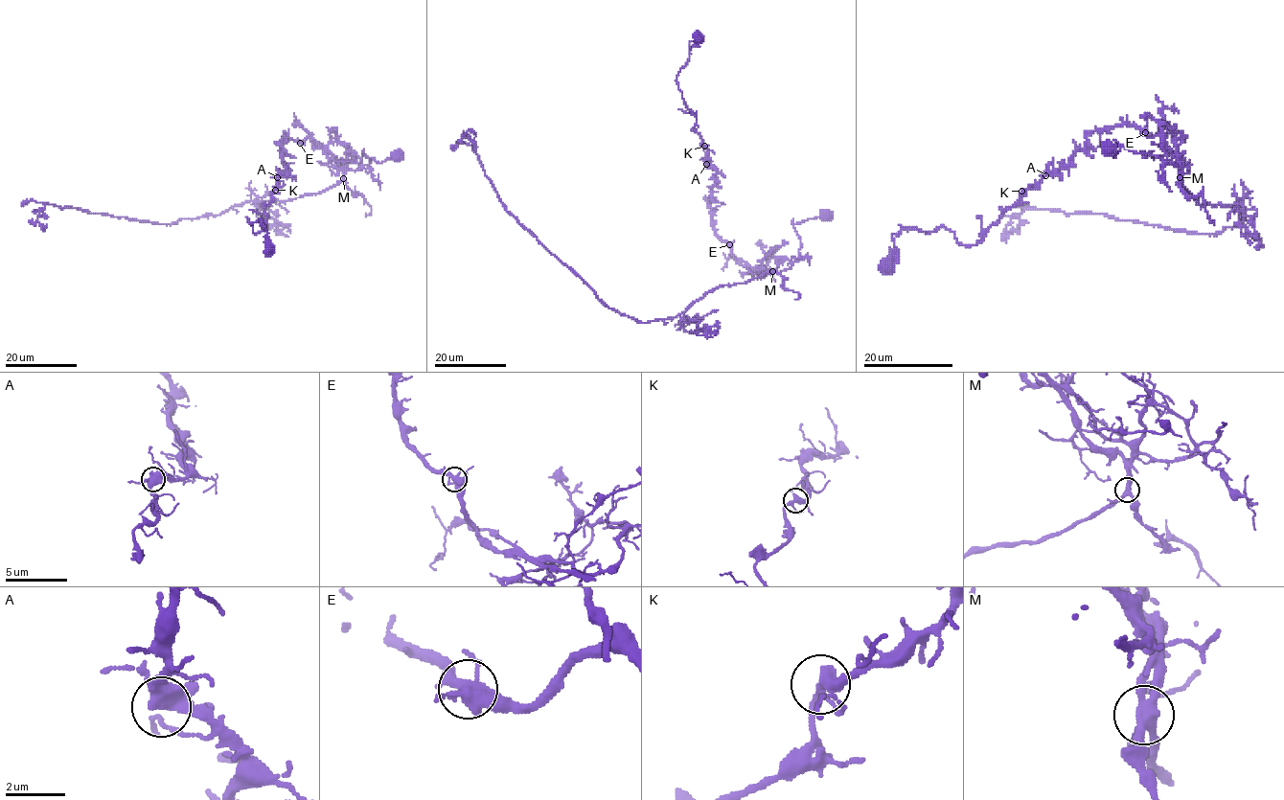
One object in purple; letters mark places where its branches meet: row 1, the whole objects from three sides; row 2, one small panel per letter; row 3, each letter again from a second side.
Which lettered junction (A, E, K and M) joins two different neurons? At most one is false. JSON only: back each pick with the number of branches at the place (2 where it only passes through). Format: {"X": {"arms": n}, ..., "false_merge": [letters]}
{"M": {"arms": 4}, "false_merge": ["M"]}

